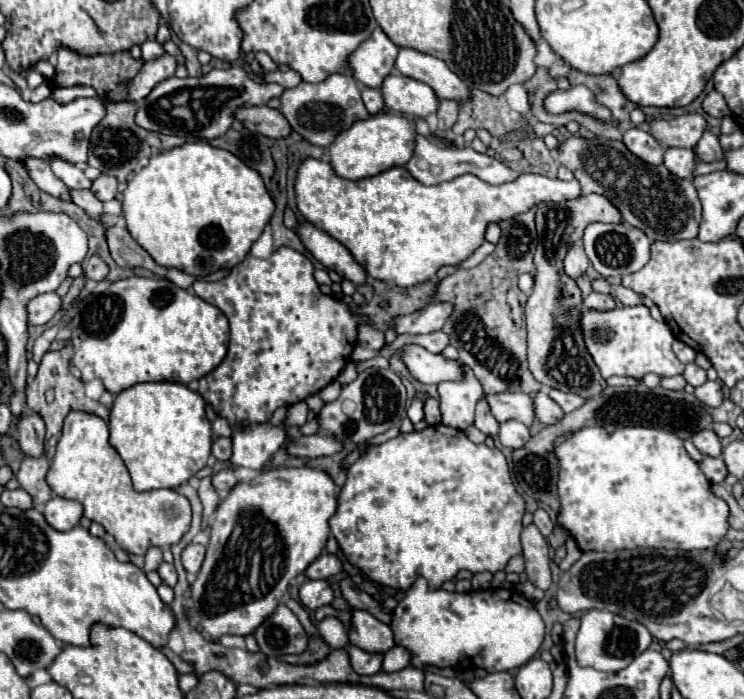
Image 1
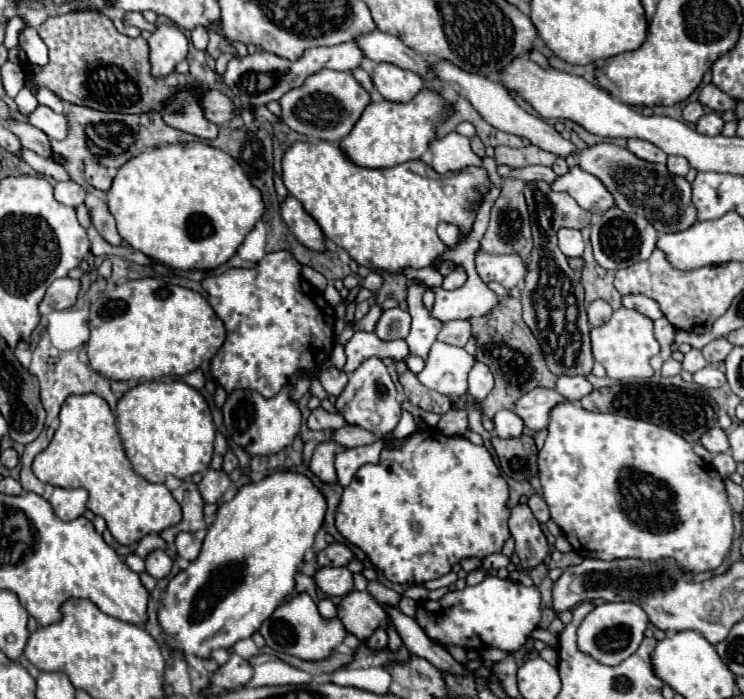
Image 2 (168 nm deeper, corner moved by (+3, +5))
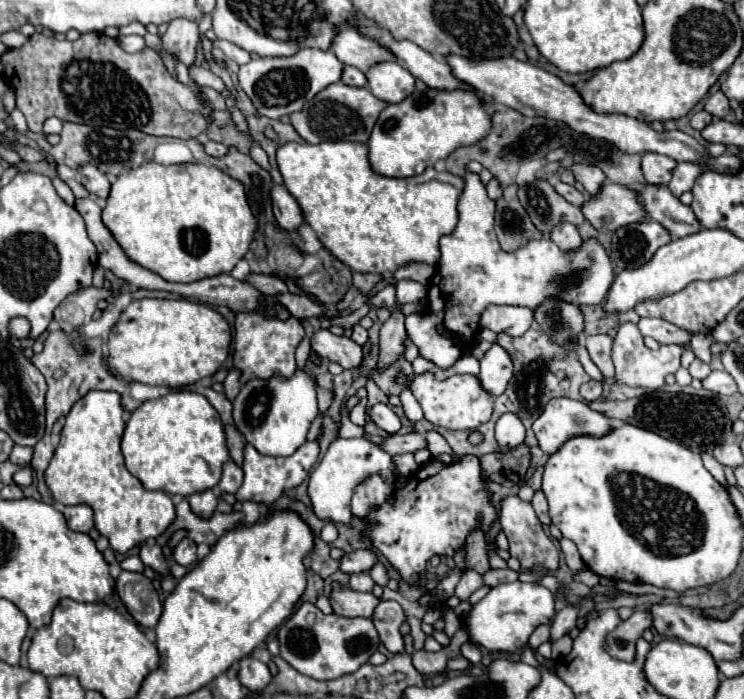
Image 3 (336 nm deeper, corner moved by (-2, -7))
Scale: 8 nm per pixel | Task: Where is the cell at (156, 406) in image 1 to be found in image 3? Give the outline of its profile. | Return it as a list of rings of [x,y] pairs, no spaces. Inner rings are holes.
[[[170,392],[140,404],[126,422],[122,454],[126,458],[126,468],[144,484],[144,488],[180,496],[214,488],[220,482],[222,466],[228,460],[220,416],[214,406],[196,392]]]

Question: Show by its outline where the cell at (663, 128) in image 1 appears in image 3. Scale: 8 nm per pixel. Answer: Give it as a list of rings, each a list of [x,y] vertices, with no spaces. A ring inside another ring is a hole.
[[[706,110],[696,112],[696,114],[692,116],[692,120],[690,120],[690,124],[692,124],[692,128],[694,128],[694,130],[704,130],[710,122],[712,122],[712,116],[710,116]]]

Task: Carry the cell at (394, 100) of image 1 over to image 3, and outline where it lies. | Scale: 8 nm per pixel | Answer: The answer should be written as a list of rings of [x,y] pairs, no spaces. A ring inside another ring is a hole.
[[[396,62],[372,66],[366,72],[366,78],[370,92],[388,104],[398,104],[400,100],[408,98],[408,92],[414,92],[416,88],[416,78]]]

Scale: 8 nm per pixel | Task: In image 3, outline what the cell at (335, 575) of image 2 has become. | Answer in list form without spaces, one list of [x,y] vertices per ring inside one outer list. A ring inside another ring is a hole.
[[[362,572],[362,574],[352,574],[350,580],[348,580],[348,588],[356,590],[356,592],[370,592],[374,586],[372,578],[368,576],[368,572]]]

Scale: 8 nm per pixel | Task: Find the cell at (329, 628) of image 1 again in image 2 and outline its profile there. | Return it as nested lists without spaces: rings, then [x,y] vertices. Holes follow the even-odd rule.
[[[329,598],[319,600],[317,608],[319,608],[319,614],[321,614],[323,618],[335,618],[335,616],[337,616],[337,608],[335,608],[335,604],[333,604]]]

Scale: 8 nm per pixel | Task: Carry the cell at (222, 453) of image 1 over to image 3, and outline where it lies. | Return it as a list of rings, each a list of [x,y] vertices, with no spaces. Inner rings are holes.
[[[228,460],[228,462],[224,464],[224,472],[222,472],[222,480],[220,480],[218,488],[220,488],[222,492],[236,494],[240,486],[242,486],[242,468],[238,468],[232,460]]]

